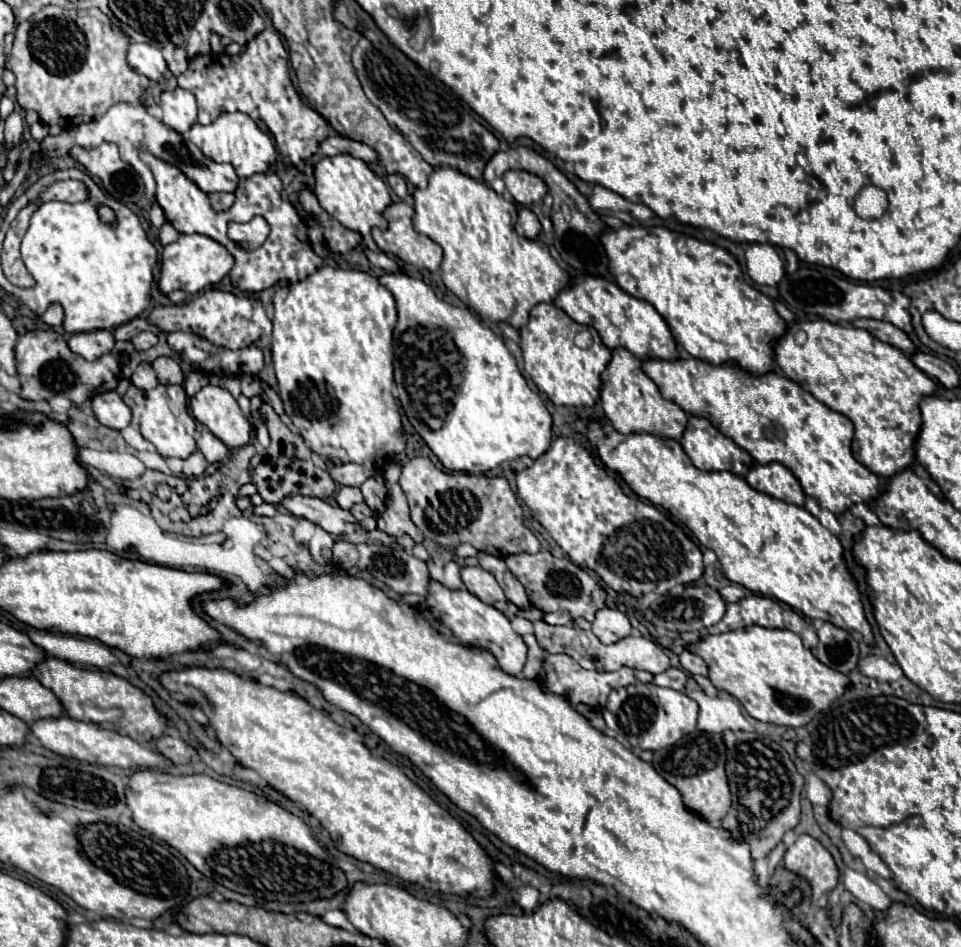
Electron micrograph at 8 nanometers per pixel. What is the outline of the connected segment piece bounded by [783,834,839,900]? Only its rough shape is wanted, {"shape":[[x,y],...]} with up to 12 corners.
{"shape":[[809,834],[783,864],[811,882],[813,900],[839,882],[833,856]]}

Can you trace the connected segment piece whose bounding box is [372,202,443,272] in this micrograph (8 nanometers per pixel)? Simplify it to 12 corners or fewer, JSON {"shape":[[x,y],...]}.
{"shape":[[413,206],[385,210],[378,248],[405,264],[439,272],[443,250],[413,228]]}

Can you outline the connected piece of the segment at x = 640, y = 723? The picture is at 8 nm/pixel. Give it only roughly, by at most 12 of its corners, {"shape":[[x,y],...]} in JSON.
{"shape":[[655,684],[611,692],[607,728],[661,750],[695,730],[693,698]]}

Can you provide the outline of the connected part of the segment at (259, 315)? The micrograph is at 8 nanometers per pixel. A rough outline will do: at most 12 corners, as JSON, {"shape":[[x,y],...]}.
{"shape":[[205,290],[157,306],[147,322],[221,348],[271,334],[253,296]]}

